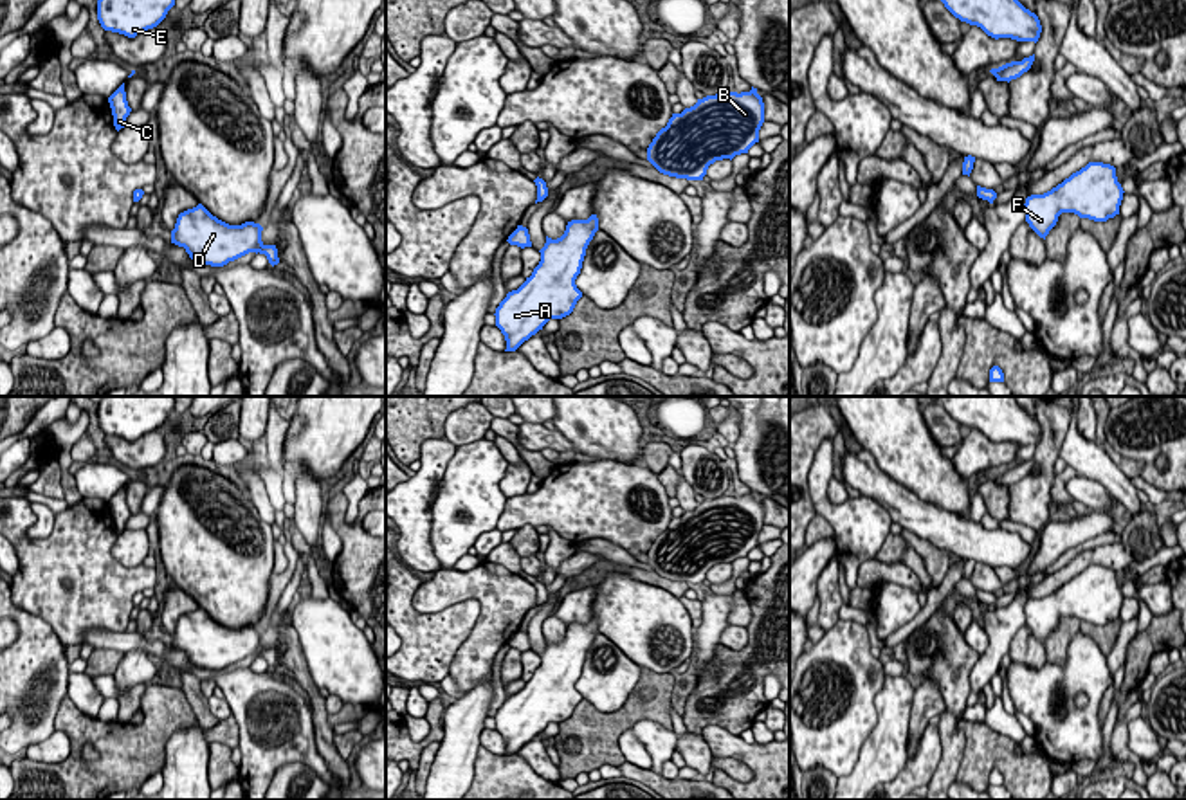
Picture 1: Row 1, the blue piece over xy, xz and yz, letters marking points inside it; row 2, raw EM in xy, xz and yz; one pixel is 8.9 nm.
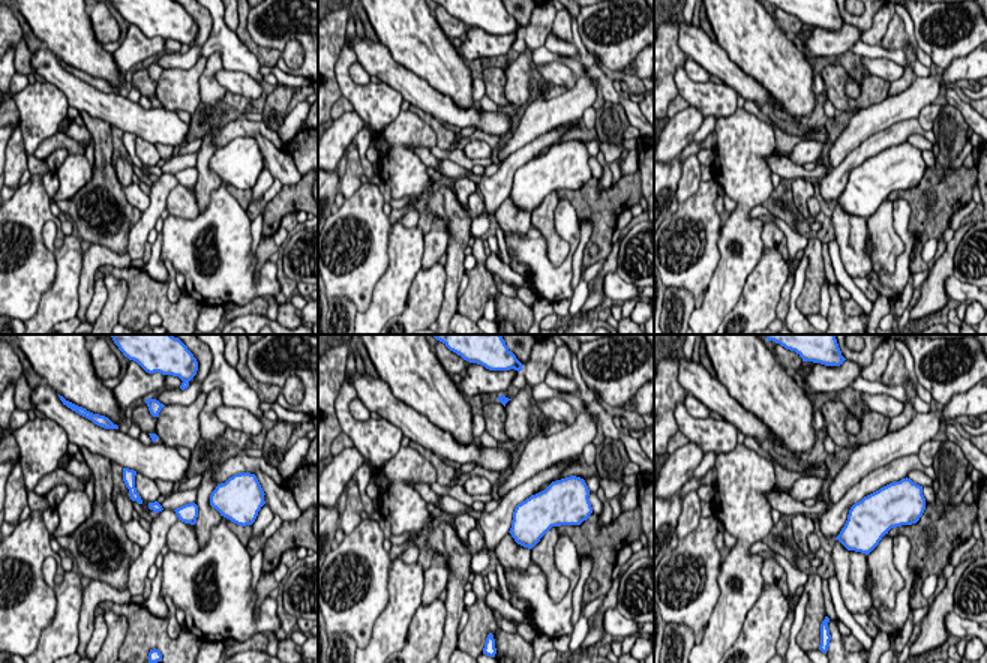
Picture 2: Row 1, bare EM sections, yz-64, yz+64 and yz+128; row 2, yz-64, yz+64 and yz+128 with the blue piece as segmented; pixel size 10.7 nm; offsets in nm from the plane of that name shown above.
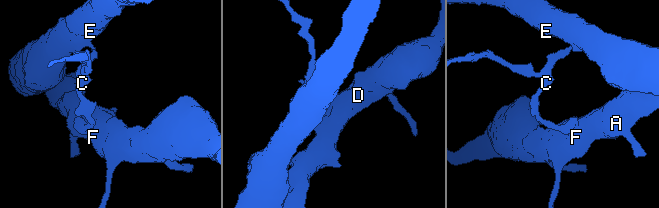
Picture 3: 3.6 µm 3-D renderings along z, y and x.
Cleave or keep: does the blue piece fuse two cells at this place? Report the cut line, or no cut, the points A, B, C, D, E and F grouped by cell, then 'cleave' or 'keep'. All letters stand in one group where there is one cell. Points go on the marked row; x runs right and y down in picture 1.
cut in yz along (981, 188), (995, 197); A B D F / C E; cleave

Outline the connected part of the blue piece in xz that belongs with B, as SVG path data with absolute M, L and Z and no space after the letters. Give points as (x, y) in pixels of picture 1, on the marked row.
M721 92L672 114L647 148L647 160L663 175L703 180L716 160L748 153L759 142L764 103L750 92Z

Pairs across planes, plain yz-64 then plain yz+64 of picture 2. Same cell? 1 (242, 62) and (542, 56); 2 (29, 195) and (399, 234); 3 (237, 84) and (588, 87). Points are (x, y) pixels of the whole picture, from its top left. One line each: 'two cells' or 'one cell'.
1: two cells
2: two cells
3: two cells

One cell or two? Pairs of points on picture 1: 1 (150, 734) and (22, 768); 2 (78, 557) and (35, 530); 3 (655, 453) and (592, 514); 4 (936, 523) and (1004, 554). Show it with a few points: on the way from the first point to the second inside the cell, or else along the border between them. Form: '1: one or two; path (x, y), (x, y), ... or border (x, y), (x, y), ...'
1: one; path (118, 766), (101, 777), (54, 777)
2: two; border (29, 501), (35, 521), (26, 534), (45, 539)
3: two; border (642, 465), (655, 474)
4: one; path (952, 532), (988, 546)

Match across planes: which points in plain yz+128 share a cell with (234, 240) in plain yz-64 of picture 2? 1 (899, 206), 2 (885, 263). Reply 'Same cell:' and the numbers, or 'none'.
Same cell: 1

